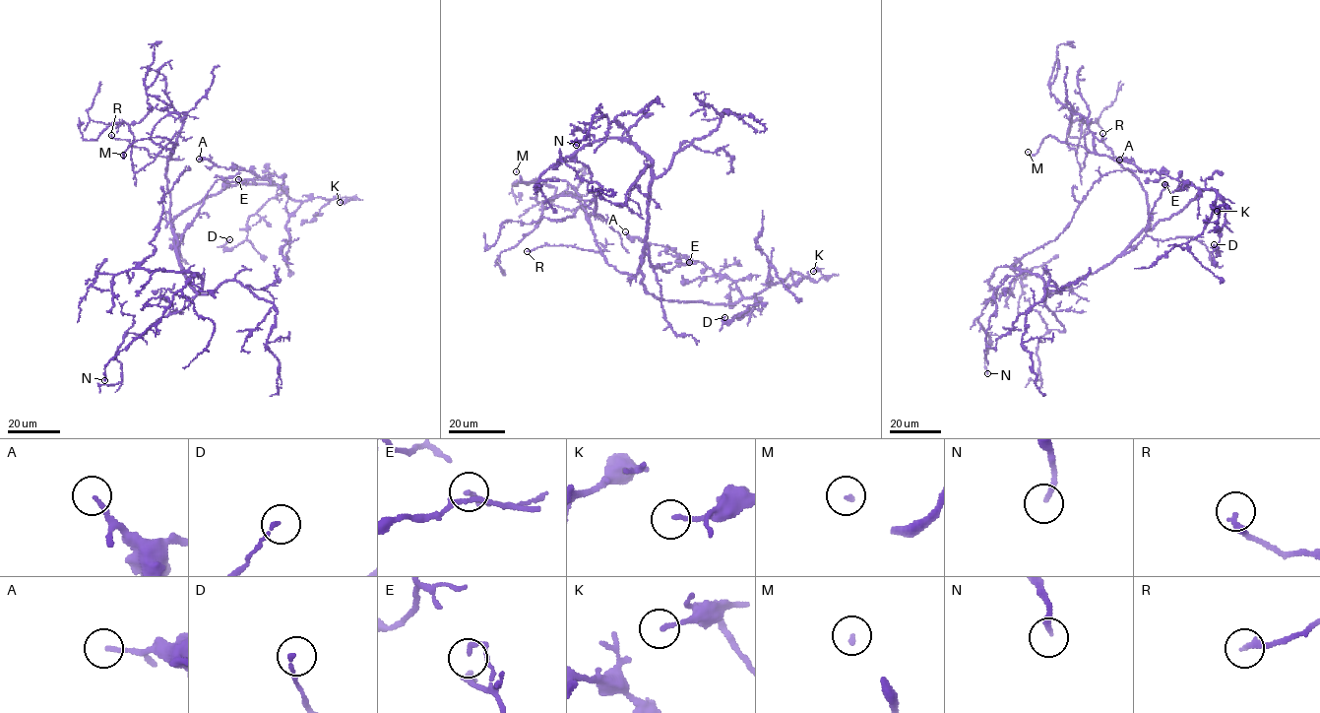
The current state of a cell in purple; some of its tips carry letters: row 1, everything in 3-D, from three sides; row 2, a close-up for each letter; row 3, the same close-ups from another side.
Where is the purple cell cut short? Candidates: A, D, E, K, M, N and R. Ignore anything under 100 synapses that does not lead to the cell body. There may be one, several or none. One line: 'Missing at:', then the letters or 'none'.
Missing at: M

